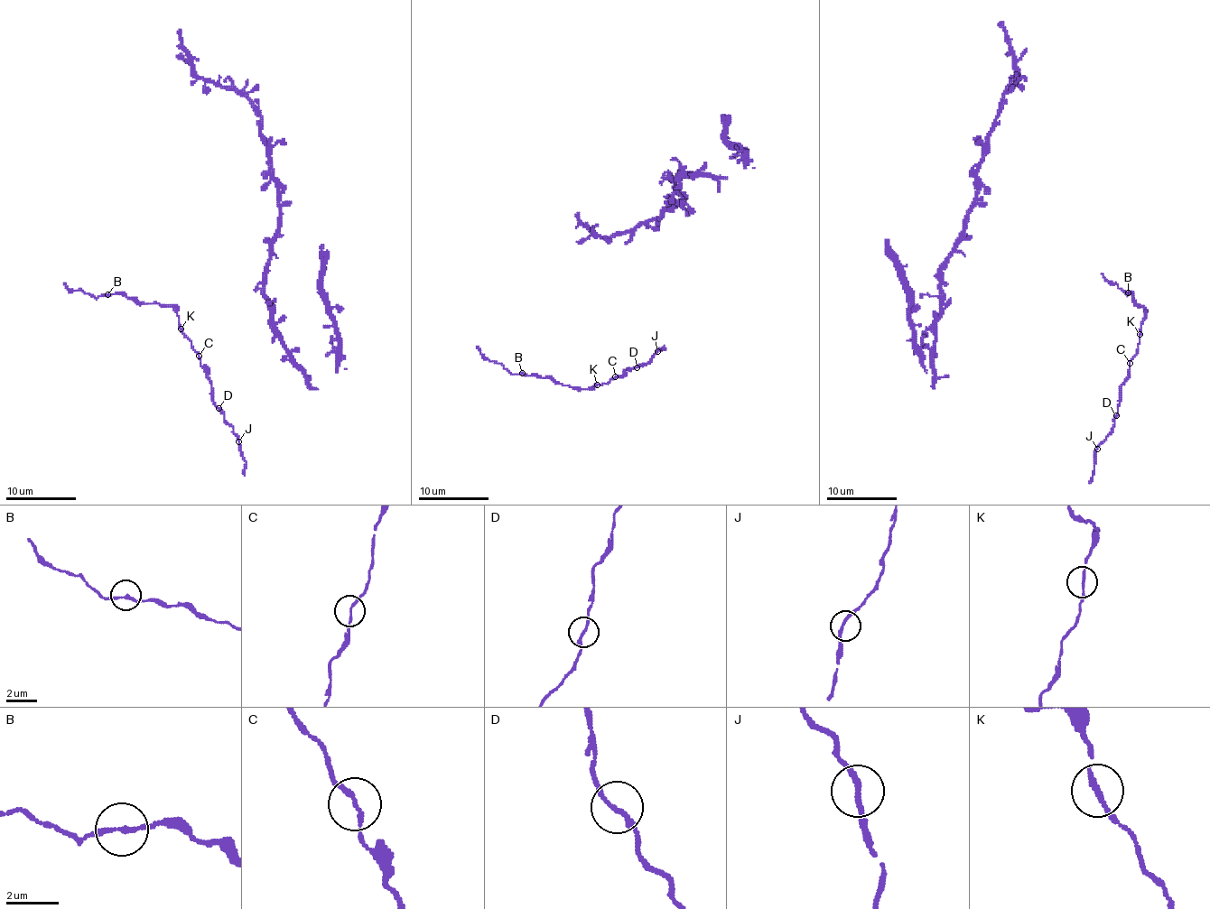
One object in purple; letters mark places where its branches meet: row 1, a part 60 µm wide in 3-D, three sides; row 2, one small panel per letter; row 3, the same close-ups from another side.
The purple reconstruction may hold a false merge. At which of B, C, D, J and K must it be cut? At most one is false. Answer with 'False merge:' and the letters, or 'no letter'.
False merge: no letter

